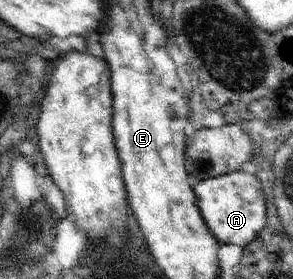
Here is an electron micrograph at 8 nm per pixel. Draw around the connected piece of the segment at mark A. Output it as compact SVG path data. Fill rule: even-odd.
M247 168L200 181L193 191L202 218L220 244L238 244L244 248L267 226L266 201L260 180Z

